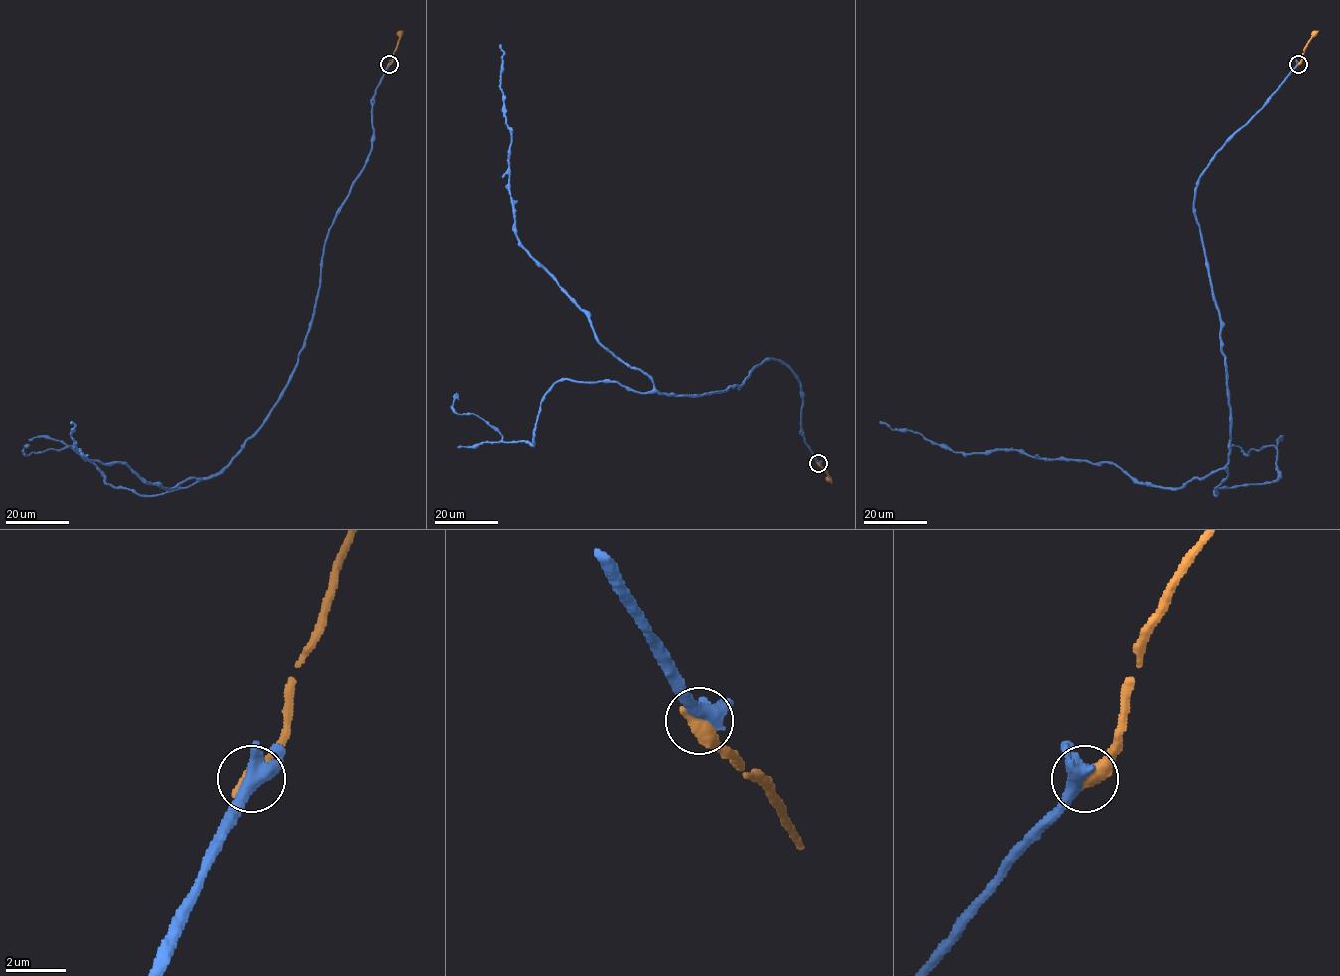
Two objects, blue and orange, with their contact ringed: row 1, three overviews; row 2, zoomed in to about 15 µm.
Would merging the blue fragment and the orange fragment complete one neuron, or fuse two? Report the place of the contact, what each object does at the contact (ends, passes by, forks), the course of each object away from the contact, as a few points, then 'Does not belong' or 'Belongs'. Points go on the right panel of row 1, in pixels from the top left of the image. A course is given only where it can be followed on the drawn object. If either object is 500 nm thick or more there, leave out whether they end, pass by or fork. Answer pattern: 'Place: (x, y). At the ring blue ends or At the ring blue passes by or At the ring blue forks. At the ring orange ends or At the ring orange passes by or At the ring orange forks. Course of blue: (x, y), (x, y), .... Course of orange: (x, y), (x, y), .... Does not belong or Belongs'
Place: (1298, 64). Course of blue: (1298, 63), (1195, 189), (1230, 408), (1223, 468), (1179, 488), (1152, 486), (1113, 464), (953, 452), (880, 423). Course of orange: (1298, 63), (1308, 41), (1317, 30). Does not belong

